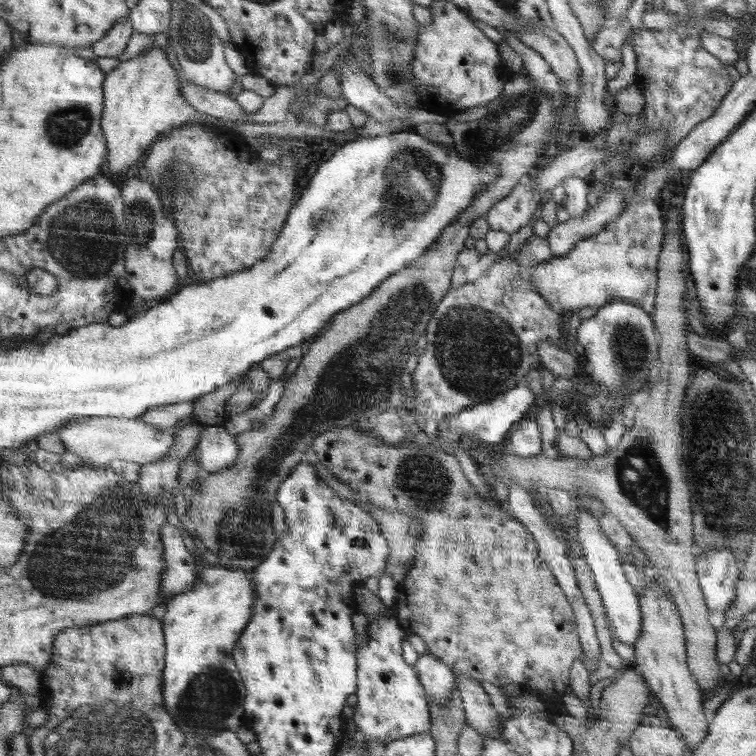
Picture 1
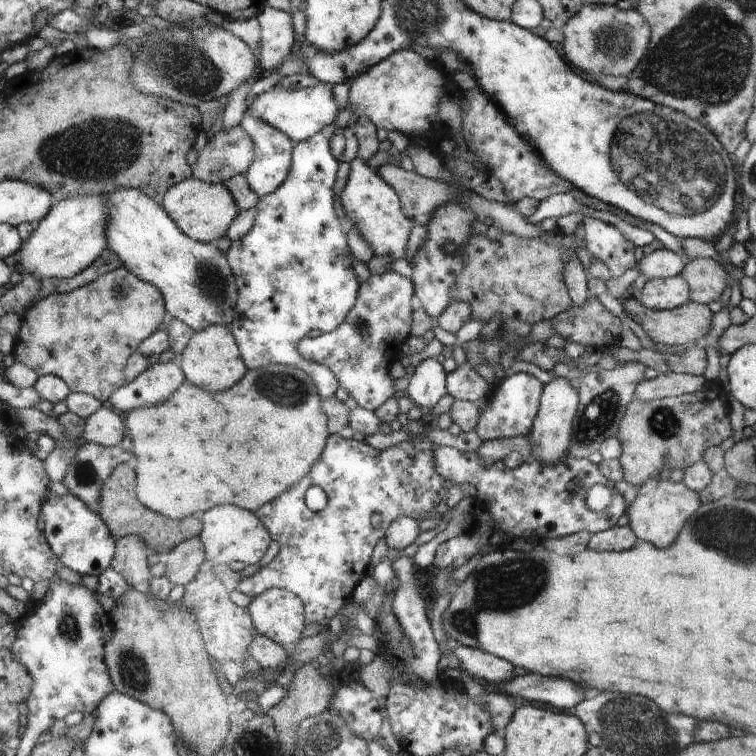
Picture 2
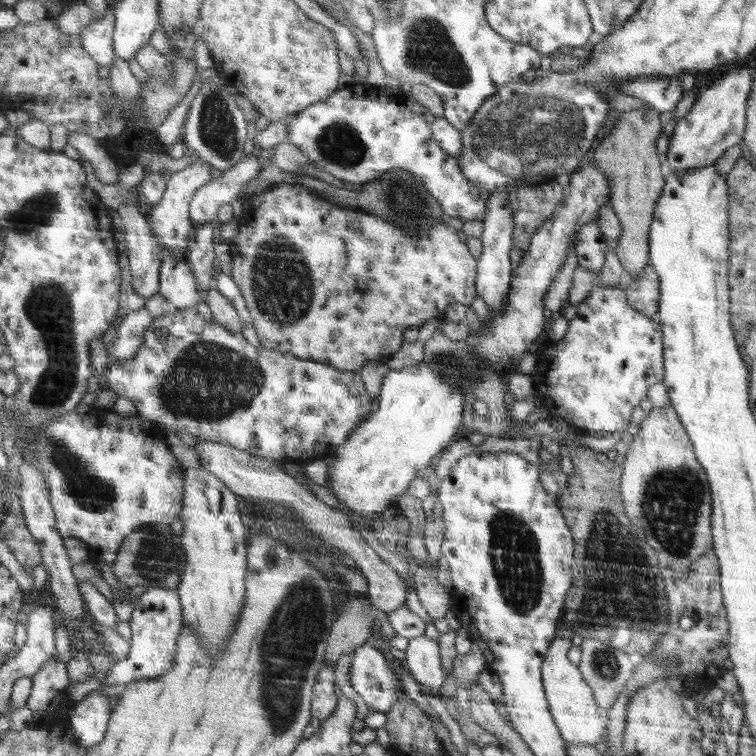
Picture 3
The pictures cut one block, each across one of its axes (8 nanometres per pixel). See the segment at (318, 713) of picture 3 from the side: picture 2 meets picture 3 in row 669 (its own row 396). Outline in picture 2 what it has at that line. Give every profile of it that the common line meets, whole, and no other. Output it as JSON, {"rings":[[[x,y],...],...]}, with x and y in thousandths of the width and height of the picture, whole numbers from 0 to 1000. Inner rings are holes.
{"rings":[[[435,167],[427,175],[417,177],[411,185],[390,193],[385,233],[364,257],[345,262],[337,275],[340,283],[335,302],[319,317],[306,320],[306,328],[298,333],[316,378],[316,402],[311,407],[311,423],[303,434],[316,452],[321,476],[327,479],[329,489],[345,489],[358,481],[398,487],[401,492],[411,495],[411,500],[422,511],[427,529],[443,526],[451,505],[435,484],[406,476],[396,466],[396,455],[411,437],[425,437],[427,442],[443,439],[459,423],[459,413],[464,413],[464,407],[470,405],[470,386],[475,386],[472,378],[478,378],[472,376],[464,357],[464,333],[459,328],[462,299],[443,280],[443,246],[451,225],[451,212],[443,209],[438,196],[443,177],[443,167]]]}

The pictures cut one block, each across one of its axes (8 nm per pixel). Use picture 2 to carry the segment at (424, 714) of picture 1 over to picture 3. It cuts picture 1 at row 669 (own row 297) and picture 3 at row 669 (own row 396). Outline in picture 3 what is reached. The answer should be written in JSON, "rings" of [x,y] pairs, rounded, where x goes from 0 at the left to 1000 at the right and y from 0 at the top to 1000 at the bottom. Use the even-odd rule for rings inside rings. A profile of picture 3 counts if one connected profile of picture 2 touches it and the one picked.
{"rings":[[[480,852],[470,860],[470,865],[464,868],[464,910],[472,915],[472,921],[483,929],[483,934],[491,939],[491,942],[515,942],[520,931],[530,929],[533,926],[533,918],[530,923],[525,923],[520,915],[520,886],[512,884],[509,878],[509,870],[504,862],[499,862],[496,857]]]}

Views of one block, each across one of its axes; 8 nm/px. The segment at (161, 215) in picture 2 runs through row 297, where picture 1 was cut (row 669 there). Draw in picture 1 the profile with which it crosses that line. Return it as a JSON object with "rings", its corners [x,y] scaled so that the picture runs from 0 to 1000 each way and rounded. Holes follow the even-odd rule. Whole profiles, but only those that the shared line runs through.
{"rings":[[[274,751],[266,770],[255,783],[234,788],[221,799],[221,812],[216,817],[221,841],[221,884],[216,894],[216,923],[221,939],[226,942],[234,960],[247,971],[253,984],[276,981],[284,971],[321,960],[327,944],[327,905],[316,889],[311,873],[311,852],[332,825],[337,810],[337,772],[329,757],[308,757],[303,751]]]}

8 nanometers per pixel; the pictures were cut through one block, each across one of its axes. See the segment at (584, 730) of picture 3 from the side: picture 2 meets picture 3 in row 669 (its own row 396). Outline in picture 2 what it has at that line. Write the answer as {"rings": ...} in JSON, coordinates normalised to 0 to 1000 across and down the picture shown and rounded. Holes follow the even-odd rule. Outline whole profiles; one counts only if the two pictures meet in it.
{"rings":[[[737,497],[734,503],[729,503],[724,508],[724,513],[718,513],[713,545],[708,550],[708,563],[694,577],[702,587],[702,603],[713,611],[713,616],[734,616],[734,614],[745,611],[745,606],[753,601],[755,577],[758,577],[755,556],[761,556],[758,553],[761,540],[763,540],[763,513],[755,511],[753,500]]]}

